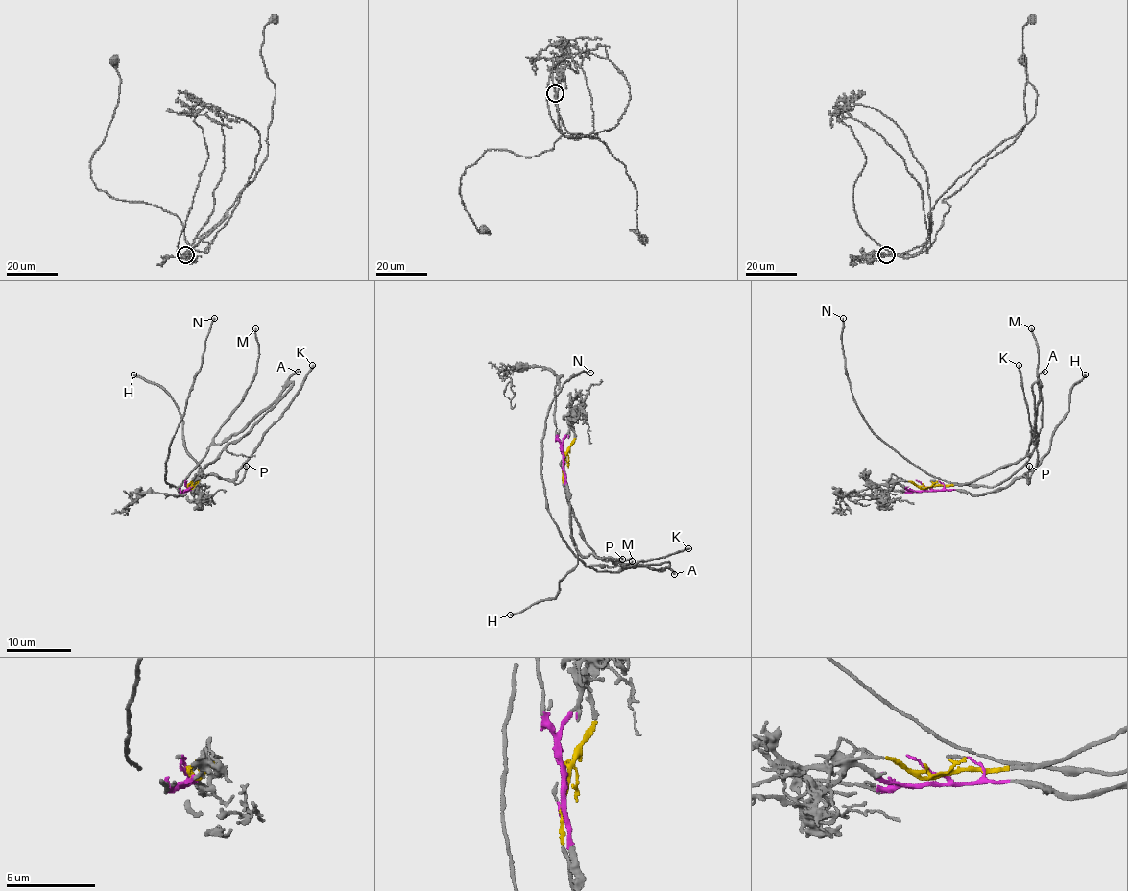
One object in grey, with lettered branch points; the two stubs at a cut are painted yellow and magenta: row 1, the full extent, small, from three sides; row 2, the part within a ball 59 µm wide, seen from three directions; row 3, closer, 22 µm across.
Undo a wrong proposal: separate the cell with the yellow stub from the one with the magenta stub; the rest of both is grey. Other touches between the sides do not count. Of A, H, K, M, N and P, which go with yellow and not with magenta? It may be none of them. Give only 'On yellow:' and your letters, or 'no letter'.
On yellow: A, M, N

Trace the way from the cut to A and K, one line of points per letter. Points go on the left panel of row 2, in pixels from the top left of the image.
A: (188, 488), (186, 484), (228, 444), (235, 444), (248, 431), (299, 371)
K: (186, 488), (193, 493), (195, 484), (205, 476), (233, 478), (263, 434), (289, 405), (313, 364)

